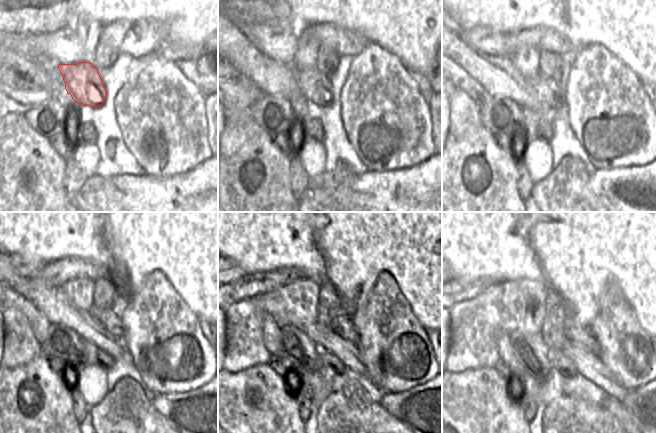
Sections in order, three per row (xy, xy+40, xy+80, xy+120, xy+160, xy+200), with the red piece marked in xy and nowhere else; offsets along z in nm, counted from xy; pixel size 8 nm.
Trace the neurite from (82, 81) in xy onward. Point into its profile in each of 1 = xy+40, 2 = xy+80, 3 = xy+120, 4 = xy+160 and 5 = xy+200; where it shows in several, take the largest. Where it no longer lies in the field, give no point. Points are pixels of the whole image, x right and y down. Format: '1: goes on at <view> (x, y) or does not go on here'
1: goes on at xy+40 (315, 87)
2: goes on at xy+80 (549, 93)
3: goes on at xy+120 (108, 319)
4: goes on at xy+160 (342, 325)
5: goes on at xy+200 (576, 335)

